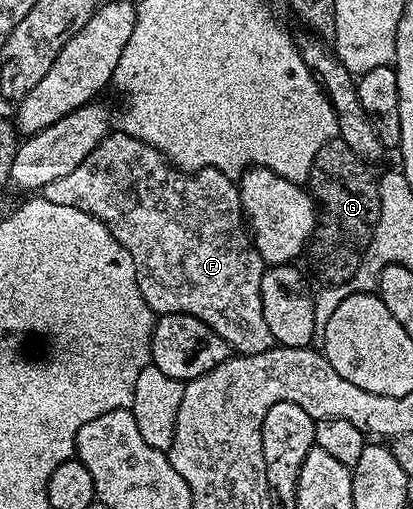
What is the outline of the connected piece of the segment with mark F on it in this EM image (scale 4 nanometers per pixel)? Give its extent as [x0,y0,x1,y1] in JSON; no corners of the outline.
[40,132,275,354]

